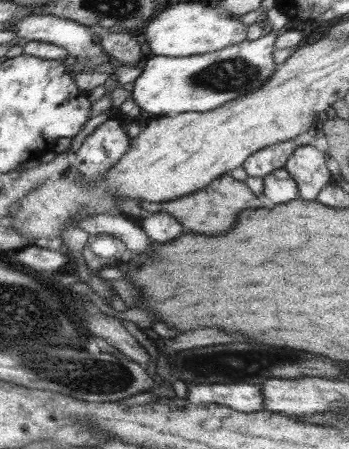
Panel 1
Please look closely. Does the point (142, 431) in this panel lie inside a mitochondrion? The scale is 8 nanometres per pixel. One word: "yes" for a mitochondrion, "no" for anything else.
no

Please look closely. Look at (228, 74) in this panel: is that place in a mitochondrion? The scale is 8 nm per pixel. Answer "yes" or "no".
yes

